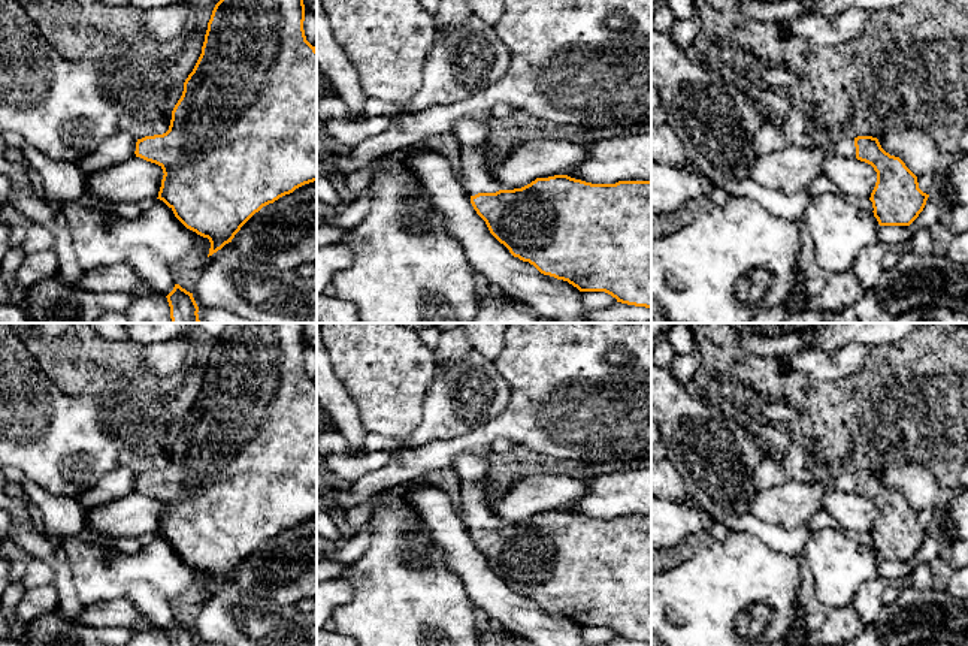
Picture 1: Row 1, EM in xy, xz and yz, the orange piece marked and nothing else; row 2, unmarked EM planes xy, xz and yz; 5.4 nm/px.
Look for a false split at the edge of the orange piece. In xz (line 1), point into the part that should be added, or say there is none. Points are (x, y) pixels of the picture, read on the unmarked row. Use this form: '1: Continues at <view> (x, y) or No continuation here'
1: Continues at xz (472, 470)

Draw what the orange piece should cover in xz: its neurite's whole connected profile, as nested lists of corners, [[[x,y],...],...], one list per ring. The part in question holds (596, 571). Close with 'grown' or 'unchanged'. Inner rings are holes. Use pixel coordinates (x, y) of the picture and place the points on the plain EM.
[[[462,453],[453,464],[460,486],[463,523],[490,568],[514,592],[533,600],[541,609],[568,616],[580,627],[605,627],[617,637],[651,643],[651,514],[592,519],[568,510],[536,513],[530,519],[502,525],[488,510],[484,483],[488,480],[488,456]]] | grown

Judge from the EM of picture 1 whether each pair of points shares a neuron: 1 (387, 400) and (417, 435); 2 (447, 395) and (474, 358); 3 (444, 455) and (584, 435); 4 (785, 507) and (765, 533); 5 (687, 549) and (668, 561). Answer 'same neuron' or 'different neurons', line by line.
1: different neurons
2: same neuron
3: same neuron
4: different neurons
5: same neuron

